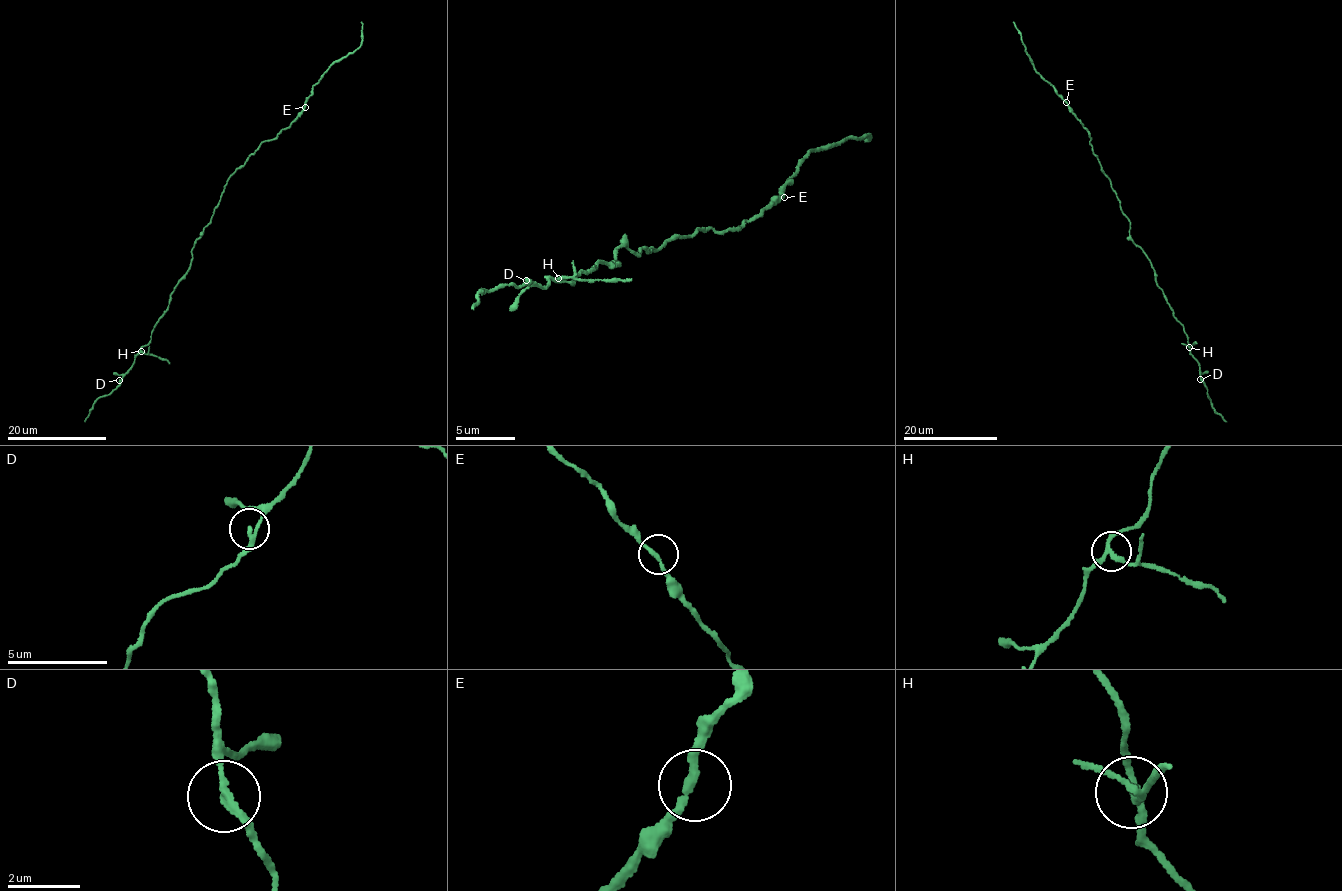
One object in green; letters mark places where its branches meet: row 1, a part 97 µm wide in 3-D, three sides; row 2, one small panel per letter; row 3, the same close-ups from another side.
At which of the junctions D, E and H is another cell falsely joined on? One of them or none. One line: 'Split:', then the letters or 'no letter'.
Split: H

